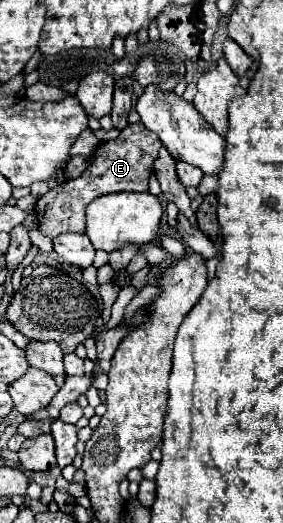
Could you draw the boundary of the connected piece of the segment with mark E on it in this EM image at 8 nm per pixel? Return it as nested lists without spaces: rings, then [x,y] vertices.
[[[143,123],[127,125],[115,141],[103,141],[95,149],[89,167],[77,179],[63,181],[37,199],[35,211],[39,219],[39,229],[51,239],[61,233],[85,233],[85,207],[95,197],[119,191],[147,191],[149,177],[153,173],[153,161],[157,159],[159,149],[159,139],[155,139],[155,135],[151,135],[151,131],[143,127]]]

